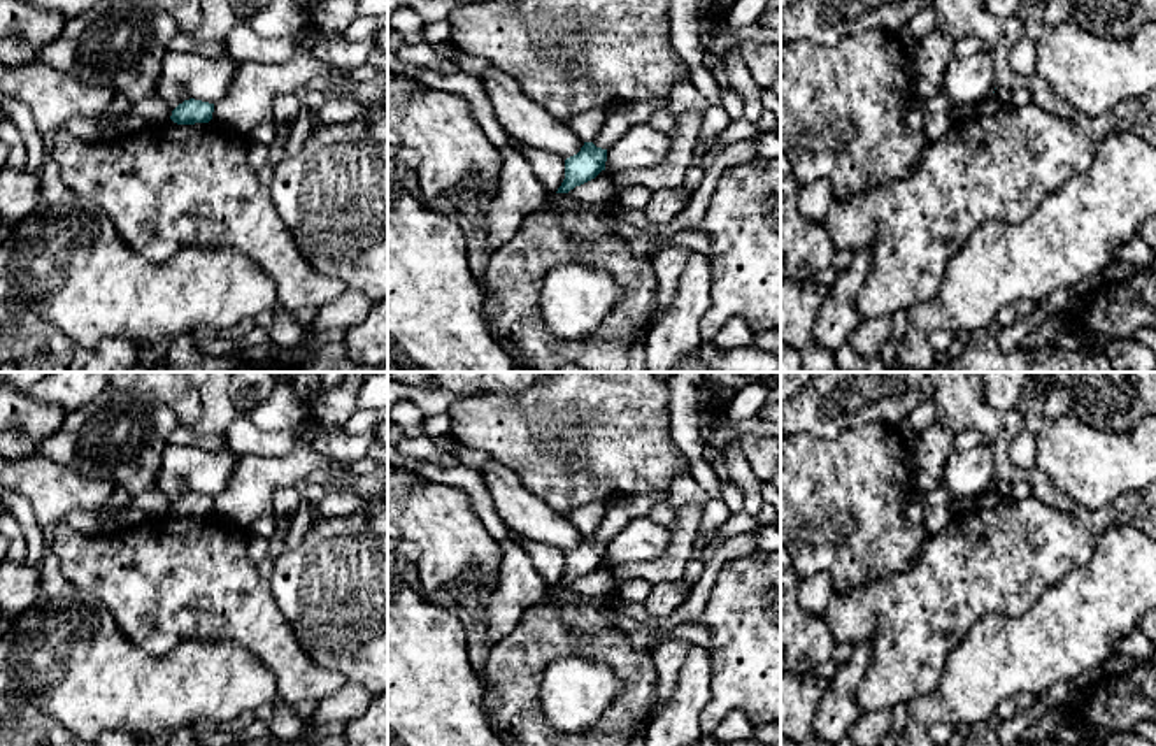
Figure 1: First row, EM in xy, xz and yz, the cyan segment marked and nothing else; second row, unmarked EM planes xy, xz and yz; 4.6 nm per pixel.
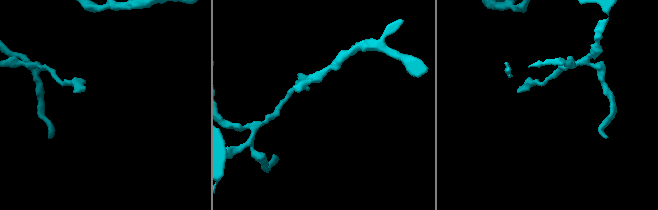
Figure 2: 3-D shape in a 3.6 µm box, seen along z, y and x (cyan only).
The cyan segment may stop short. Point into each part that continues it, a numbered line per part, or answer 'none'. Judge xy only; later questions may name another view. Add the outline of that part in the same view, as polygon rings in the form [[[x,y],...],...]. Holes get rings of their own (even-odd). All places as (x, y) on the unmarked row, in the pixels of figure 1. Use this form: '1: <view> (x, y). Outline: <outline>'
none

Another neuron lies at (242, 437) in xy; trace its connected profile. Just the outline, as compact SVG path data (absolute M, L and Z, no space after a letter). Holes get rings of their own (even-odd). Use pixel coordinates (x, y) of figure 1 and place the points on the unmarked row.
M240 409L225 430L226 446L239 456L261 455L281 458L298 446L296 432L265 432L253 425L246 409Z

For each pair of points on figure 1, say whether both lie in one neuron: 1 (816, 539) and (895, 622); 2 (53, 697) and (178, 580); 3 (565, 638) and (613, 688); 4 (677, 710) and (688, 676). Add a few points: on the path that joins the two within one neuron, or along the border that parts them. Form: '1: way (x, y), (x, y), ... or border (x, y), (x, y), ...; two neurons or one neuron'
1: border (900, 571), (870, 580), (849, 592), (835, 594); two neurons
2: border (97, 597), (118, 629), (153, 657); two neurons
3: border (579, 655), (569, 657); two neurons
4: way (686, 701), (688, 685); one neuron

